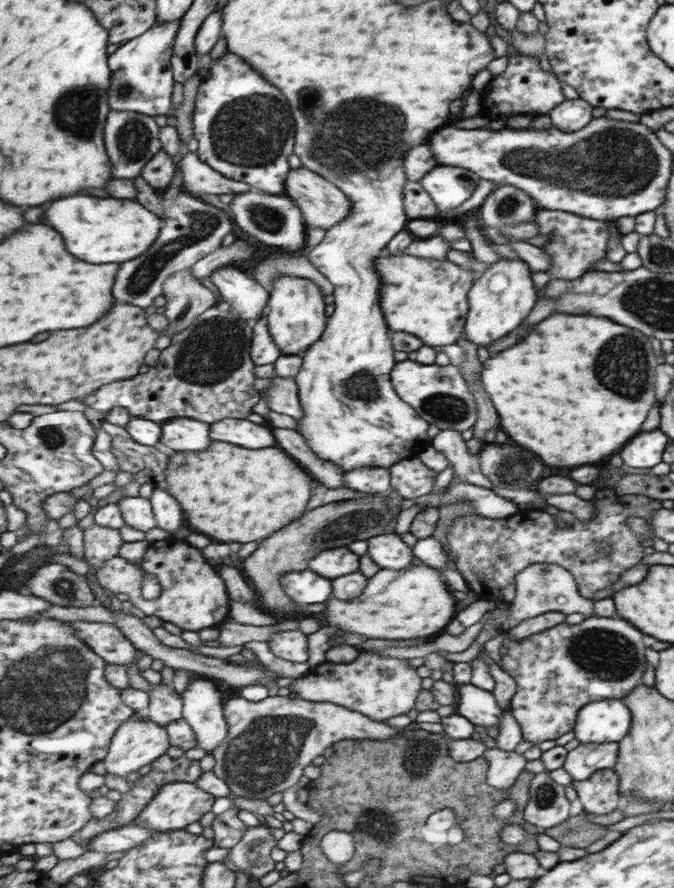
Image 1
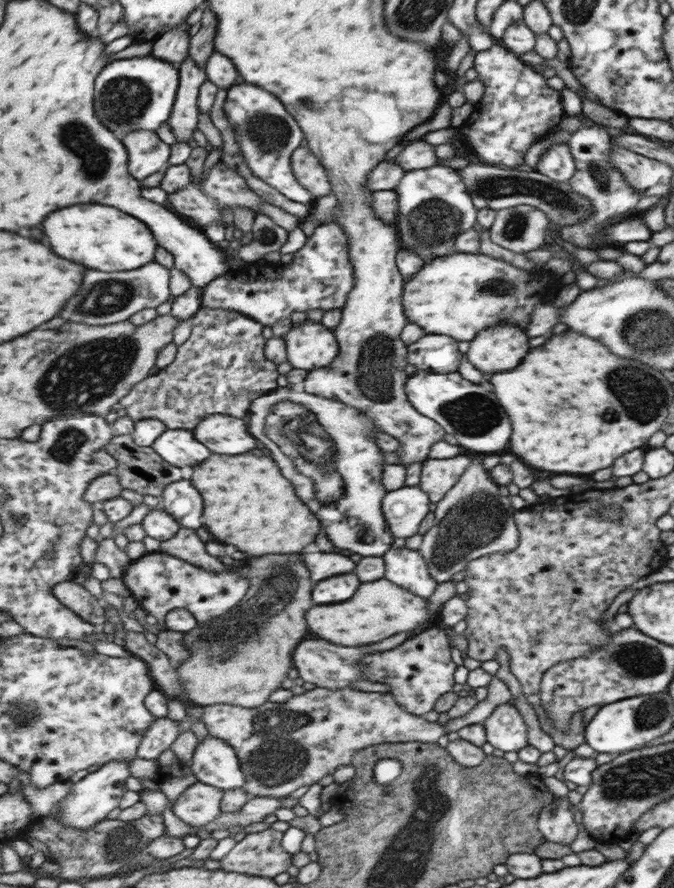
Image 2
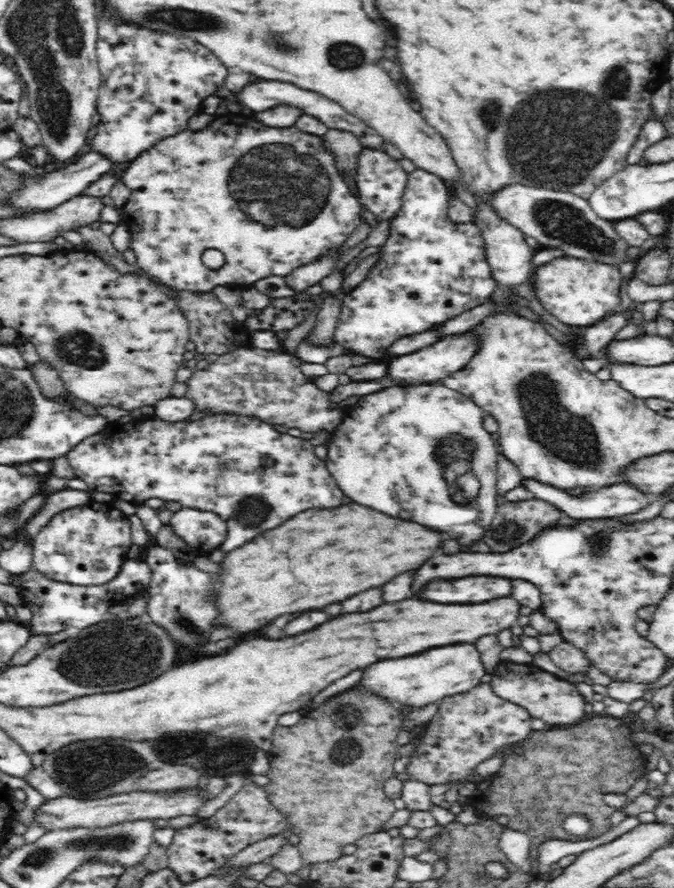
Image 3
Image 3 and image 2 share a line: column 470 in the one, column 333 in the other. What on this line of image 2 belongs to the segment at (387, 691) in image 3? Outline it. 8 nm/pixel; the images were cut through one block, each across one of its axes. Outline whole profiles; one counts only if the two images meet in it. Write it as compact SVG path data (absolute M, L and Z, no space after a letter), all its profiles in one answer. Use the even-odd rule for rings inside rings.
M305 640L298 644L298 648L294 652L295 669L305 682L335 690L347 688L349 680L361 680L361 676L365 676L365 680L367 680L366 674L359 674L359 668L357 668L357 660L363 654L365 652L359 652L359 648L337 646L327 640Z

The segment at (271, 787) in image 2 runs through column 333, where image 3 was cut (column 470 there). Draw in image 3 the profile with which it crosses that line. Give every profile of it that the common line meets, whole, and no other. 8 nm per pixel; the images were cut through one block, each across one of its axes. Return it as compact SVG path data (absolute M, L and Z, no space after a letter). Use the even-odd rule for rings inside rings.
M480 683L468 692L443 698L436 713L425 725L419 744L406 765L406 773L427 785L447 784L460 780L460 778L468 776L469 772L474 772L474 768L478 764L492 758L504 746L526 740L532 732L532 719L533 716L523 706L500 698L490 683Z

